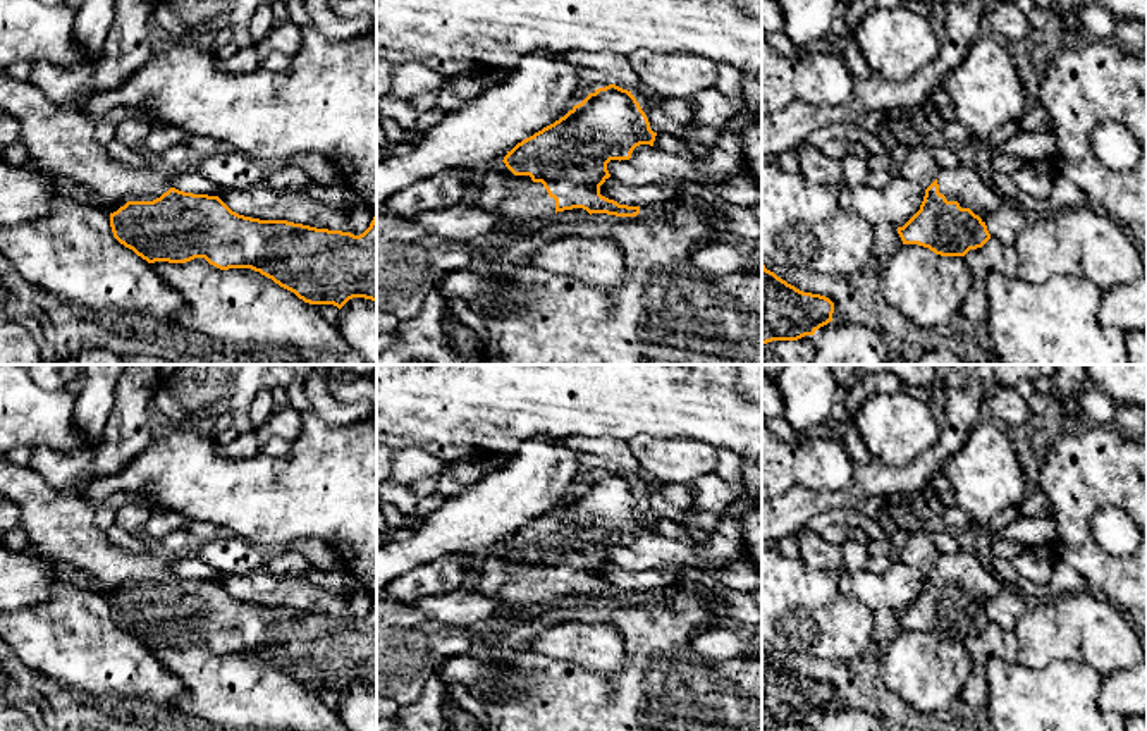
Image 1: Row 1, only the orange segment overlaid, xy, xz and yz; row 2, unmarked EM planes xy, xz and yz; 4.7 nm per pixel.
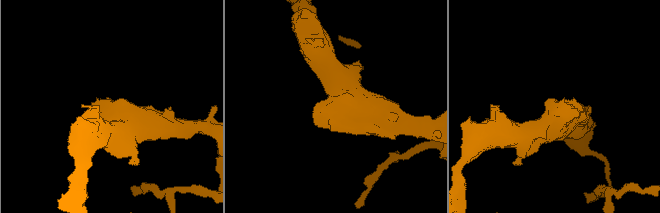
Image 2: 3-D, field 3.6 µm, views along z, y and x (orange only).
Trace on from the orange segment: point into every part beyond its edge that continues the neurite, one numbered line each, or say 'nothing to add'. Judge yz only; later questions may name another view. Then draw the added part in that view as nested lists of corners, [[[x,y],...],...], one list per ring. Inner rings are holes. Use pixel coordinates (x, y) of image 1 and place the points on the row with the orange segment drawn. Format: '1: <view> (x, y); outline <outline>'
1: yz (963, 184); outline [[[966,165],[941,169],[935,179],[939,193],[948,201],[958,201],[961,208],[970,208],[982,222],[999,210],[1004,201],[992,184],[984,182],[980,174]]]

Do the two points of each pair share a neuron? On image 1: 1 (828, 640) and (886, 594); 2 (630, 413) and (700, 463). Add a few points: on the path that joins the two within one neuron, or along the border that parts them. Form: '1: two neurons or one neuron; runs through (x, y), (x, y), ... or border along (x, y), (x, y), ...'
1: two neurons; border along (841, 578), (840, 590), (860, 601), (872, 613)
2: two neurons; border along (628, 441), (635, 437), (693, 437), (705, 442)

